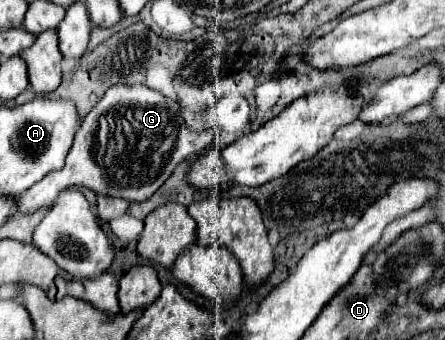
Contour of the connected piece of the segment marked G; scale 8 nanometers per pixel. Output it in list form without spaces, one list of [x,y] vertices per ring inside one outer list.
[[[144,85],[110,87],[96,107],[82,119],[74,145],[66,157],[66,165],[18,195],[18,213],[52,205],[56,195],[70,185],[84,185],[98,195],[146,201],[164,185],[178,163],[208,147],[190,145],[190,129],[184,123],[180,109],[182,107],[176,99],[154,89],[146,89]]]

